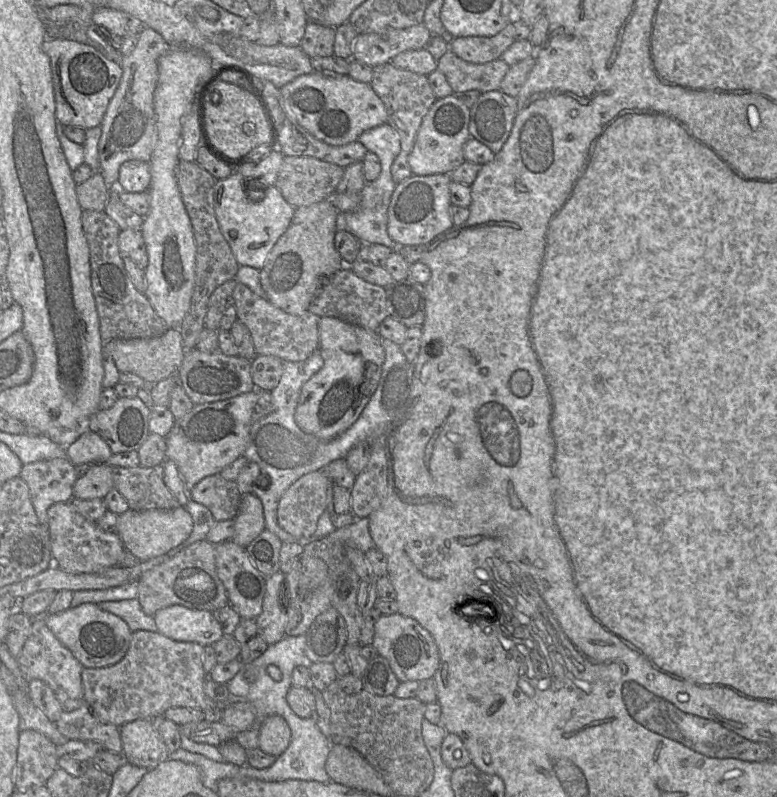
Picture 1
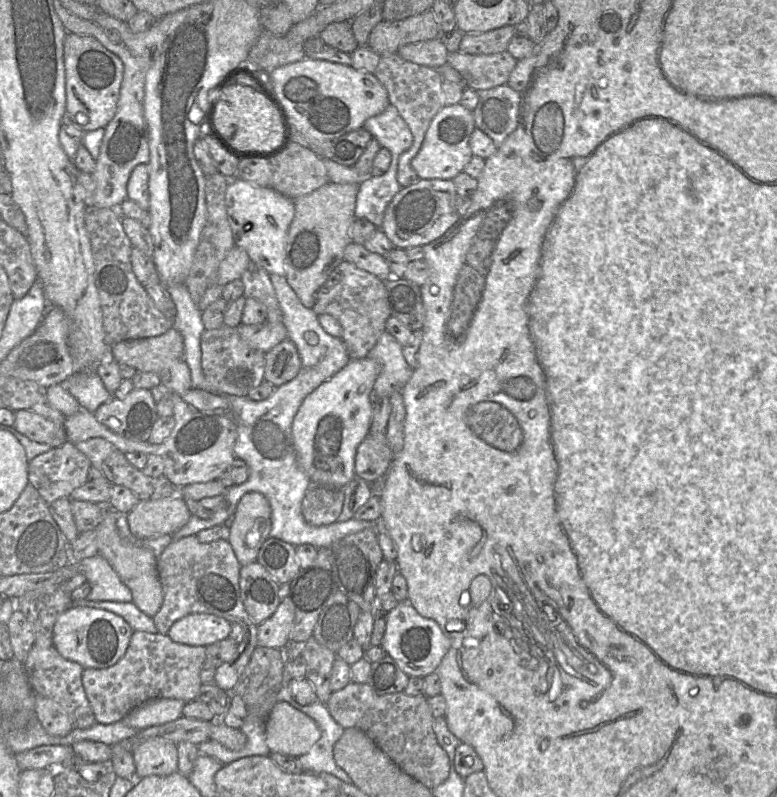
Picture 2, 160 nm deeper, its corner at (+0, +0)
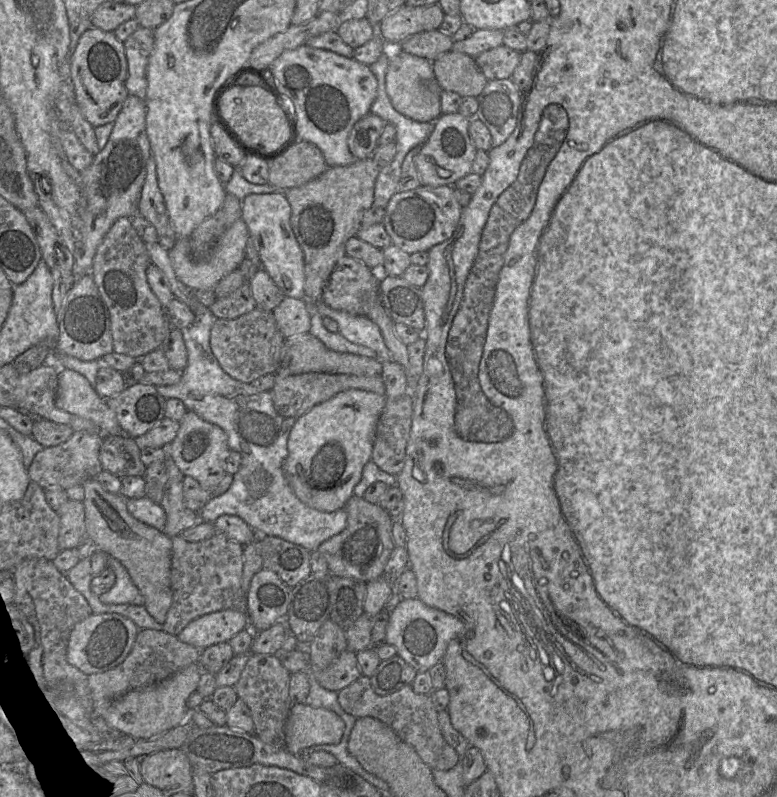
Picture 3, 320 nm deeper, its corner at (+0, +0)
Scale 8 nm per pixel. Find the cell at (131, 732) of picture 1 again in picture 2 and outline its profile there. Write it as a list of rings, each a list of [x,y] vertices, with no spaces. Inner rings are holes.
[[[149,738],[132,752],[136,775],[142,779],[151,775],[168,776],[178,771],[177,744],[163,738]]]

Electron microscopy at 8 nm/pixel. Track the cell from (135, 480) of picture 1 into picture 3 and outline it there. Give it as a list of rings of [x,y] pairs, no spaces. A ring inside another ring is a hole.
[[[126,435],[105,436],[100,449],[102,471],[107,471],[120,478],[127,476],[143,476],[145,466],[142,463],[141,448],[136,439]]]

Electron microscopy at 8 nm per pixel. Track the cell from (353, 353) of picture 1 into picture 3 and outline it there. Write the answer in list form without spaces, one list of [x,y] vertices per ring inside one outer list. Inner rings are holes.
[[[350,389],[340,392],[297,418],[288,439],[284,473],[295,495],[320,511],[344,508],[354,495],[362,471],[371,459],[376,427],[386,396]]]

